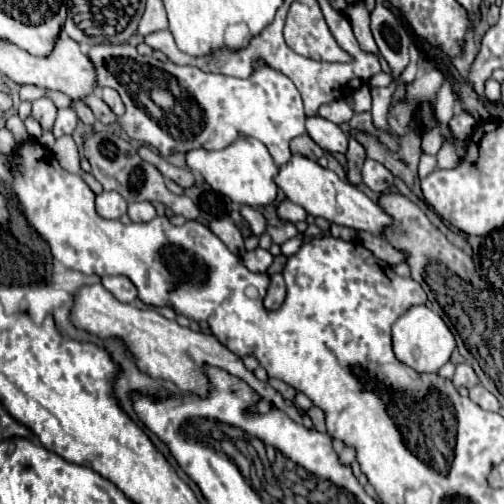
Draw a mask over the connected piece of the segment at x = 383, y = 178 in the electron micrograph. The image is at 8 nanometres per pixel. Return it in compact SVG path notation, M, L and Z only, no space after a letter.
M371 158L365 160L361 174L363 174L363 184L369 186L377 194L383 194L383 192L389 192L395 188L393 186L393 174L383 164L379 164Z

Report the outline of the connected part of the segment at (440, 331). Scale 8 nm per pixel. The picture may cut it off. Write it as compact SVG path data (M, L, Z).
M413 306L407 314L403 314L393 324L393 352L395 358L407 366L411 366L415 372L437 372L443 364L449 362L451 352L455 350L455 338L447 324L427 306Z

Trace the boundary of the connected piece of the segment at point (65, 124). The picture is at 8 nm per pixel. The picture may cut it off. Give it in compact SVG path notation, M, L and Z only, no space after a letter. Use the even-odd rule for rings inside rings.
M61 108L57 114L57 120L55 120L55 126L53 126L55 138L59 138L63 134L73 134L73 130L77 128L77 122L79 122L79 118L73 108Z

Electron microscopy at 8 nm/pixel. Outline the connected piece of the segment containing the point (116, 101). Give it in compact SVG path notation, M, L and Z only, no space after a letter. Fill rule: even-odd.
M103 88L101 90L101 98L103 98L103 102L107 102L107 106L113 110L113 114L123 114L123 102L121 102L121 98L119 98L119 94L115 92L115 90L111 90L111 88Z

